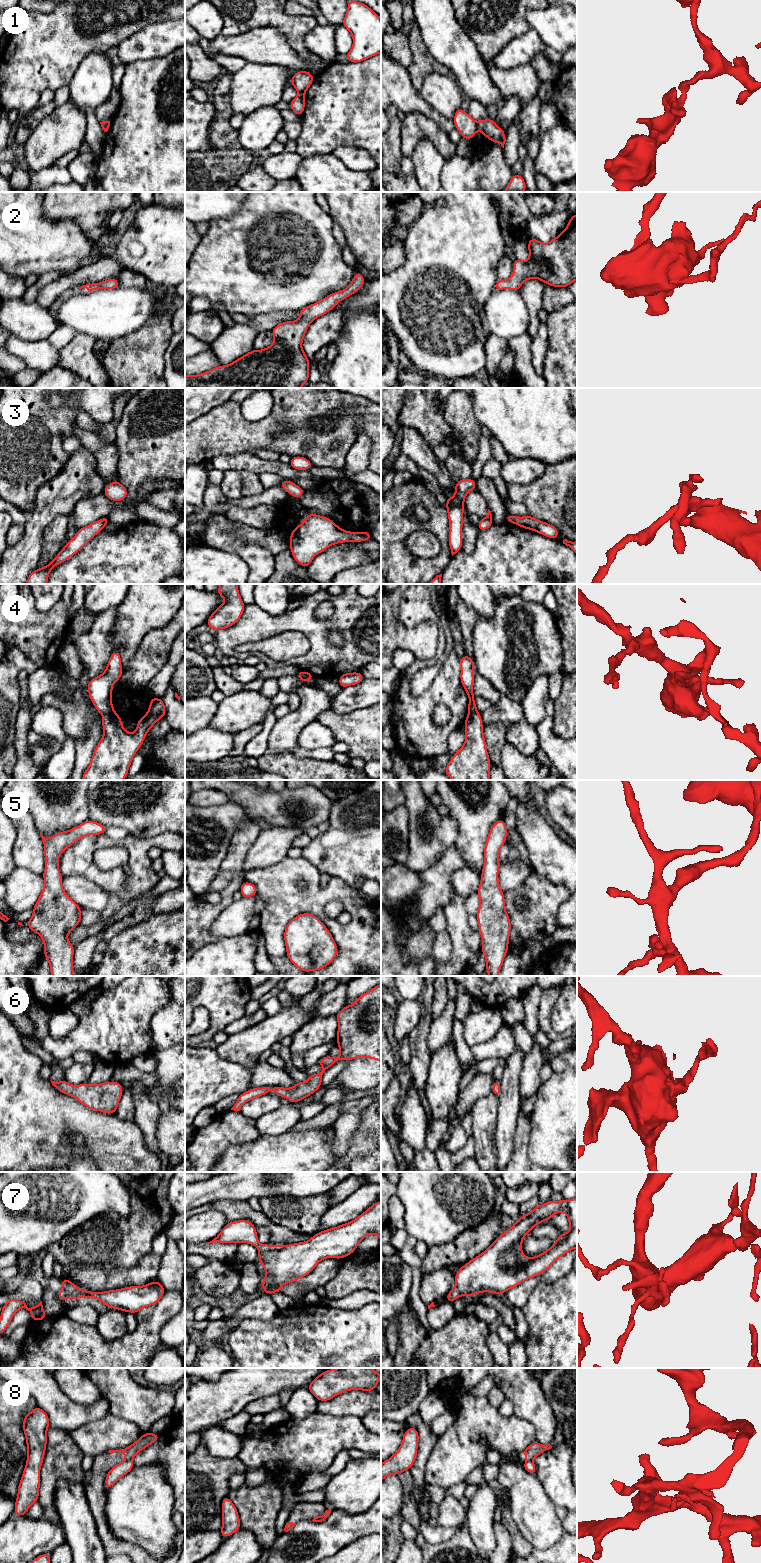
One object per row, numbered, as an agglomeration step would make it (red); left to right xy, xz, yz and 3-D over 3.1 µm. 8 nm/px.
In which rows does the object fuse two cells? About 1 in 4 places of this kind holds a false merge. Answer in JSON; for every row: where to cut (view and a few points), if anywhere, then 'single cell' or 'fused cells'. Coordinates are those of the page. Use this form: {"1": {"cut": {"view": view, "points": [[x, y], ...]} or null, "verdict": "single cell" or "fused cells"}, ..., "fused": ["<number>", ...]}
{"1": {"cut": {"view": "yz", "points": [[476, 122], [478, 128]]}, "verdict": "fused cells"}, "2": {"cut": null, "verdict": "single cell"}, "3": {"cut": null, "verdict": "single cell"}, "4": {"cut": {"view": "xy", "points": [[112, 710], [103, 715]]}, "verdict": "fused cells"}, "5": {"cut": null, "verdict": "single cell"}, "6": {"cut": null, "verdict": "single cell"}, "7": {"cut": null, "verdict": "single cell"}, "8": {"cut": {"view": "xy", "points": [[127, 1459], [131, 1460]]}, "verdict": "fused cells"}, "fused": ["1", "4", "8"]}

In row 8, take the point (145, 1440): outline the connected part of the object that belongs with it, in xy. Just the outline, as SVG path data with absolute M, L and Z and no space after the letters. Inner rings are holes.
M151 1432L145 1433L139 1437L139 1439L132 1445L122 1449L122 1450L110 1450L109 1453L122 1452L128 1461L132 1460L134 1456L140 1451L144 1450L146 1447L152 1443L158 1441L161 1435L154 1434Z

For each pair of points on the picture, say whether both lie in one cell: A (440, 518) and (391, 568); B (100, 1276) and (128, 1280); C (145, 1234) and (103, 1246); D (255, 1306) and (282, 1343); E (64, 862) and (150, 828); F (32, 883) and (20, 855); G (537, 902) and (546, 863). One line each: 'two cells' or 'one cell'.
A: one cell
B: one cell
C: one cell
D: two cells
E: two cells
F: two cells
G: two cells

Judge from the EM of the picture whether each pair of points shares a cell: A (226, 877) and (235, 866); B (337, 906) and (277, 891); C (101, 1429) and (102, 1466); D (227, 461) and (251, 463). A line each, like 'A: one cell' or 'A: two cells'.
A: two cells
B: two cells
C: two cells
D: one cell

